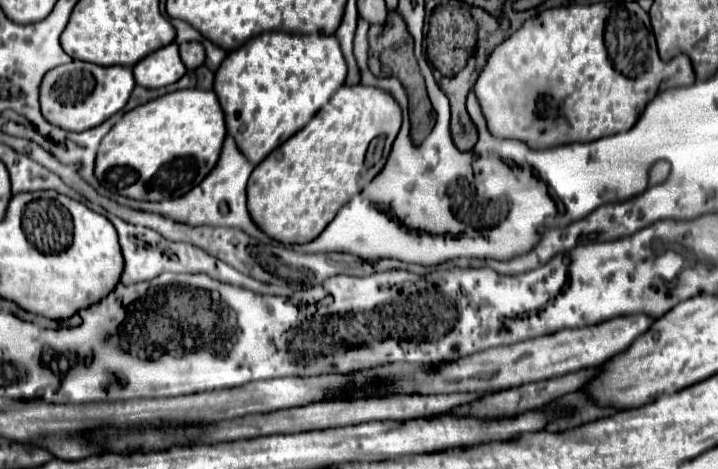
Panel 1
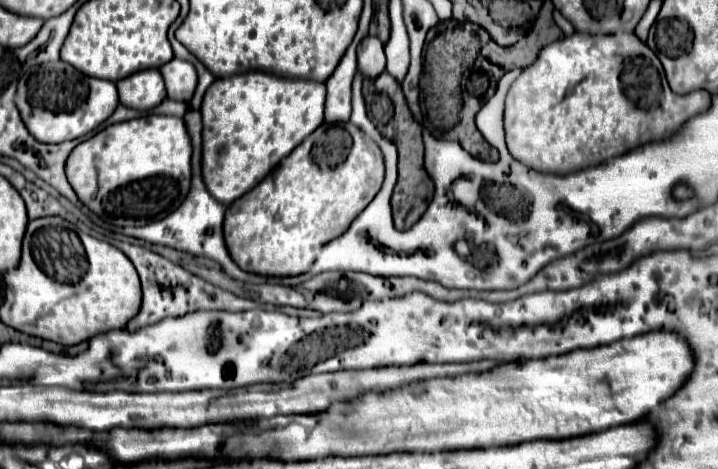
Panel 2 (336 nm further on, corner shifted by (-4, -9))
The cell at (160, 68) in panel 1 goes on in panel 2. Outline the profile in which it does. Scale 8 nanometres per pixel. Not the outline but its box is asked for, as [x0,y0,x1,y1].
[117,68,165,110]

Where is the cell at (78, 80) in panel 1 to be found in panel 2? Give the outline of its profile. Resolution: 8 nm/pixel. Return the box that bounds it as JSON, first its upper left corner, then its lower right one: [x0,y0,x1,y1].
[15,60,119,144]

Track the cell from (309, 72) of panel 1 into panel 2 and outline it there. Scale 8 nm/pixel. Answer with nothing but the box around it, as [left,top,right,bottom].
[201,72,325,204]

